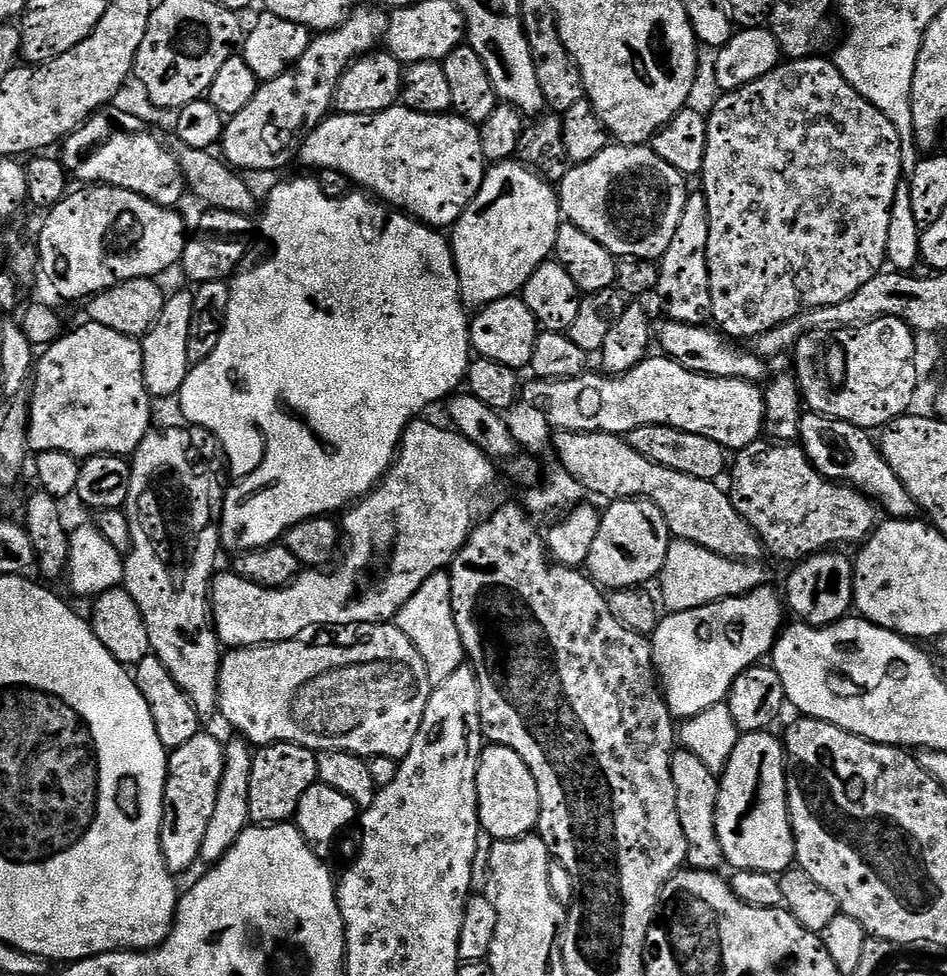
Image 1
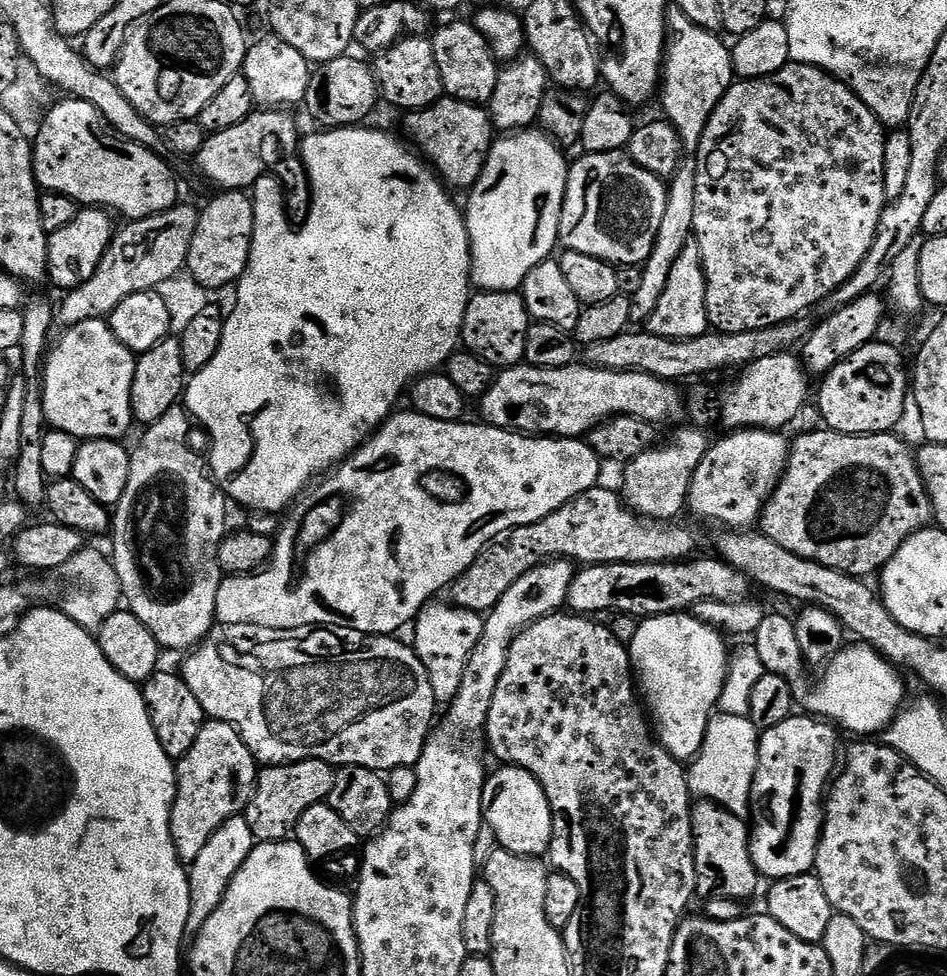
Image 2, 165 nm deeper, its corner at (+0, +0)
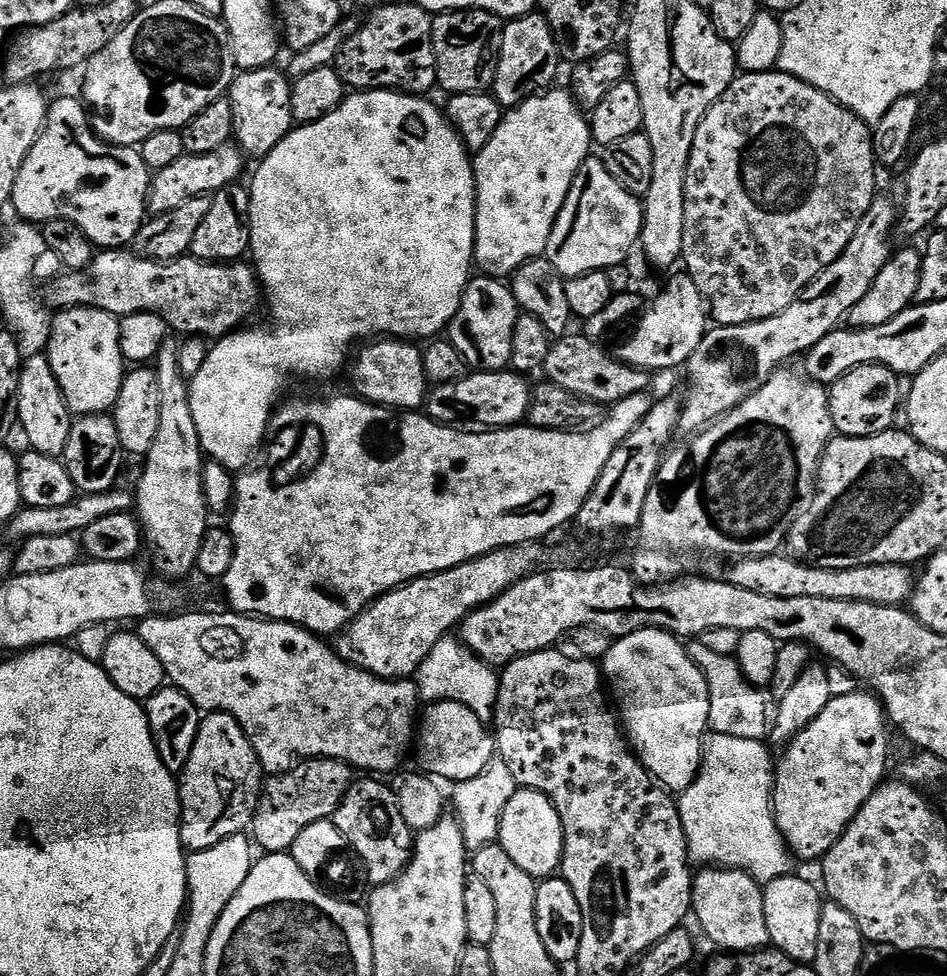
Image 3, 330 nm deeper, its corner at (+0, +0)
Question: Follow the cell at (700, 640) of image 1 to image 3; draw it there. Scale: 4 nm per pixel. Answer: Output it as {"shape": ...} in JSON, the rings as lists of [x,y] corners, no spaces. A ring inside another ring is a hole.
{"shape":[[[647,628],[619,637],[604,656],[602,676],[614,697],[626,739],[645,770],[673,794],[682,793],[695,784],[696,776],[700,773],[702,745],[709,731],[710,694],[702,670],[698,670],[692,661],[692,655],[681,637],[664,632],[661,628]]]}

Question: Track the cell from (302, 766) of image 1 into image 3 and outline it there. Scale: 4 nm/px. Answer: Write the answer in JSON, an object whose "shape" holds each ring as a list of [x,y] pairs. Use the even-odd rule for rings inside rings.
{"shape":[[[323,758],[303,761],[280,776],[268,776],[263,781],[260,801],[256,803],[250,825],[250,836],[255,847],[264,854],[291,853],[294,838],[298,838],[306,826],[331,820],[352,783],[354,769],[351,764]]]}

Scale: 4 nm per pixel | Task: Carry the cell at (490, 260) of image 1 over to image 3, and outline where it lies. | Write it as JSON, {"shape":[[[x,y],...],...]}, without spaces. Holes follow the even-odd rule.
{"shape":[[[548,90],[538,96],[532,96],[526,102],[522,102],[517,108],[507,109],[500,117],[498,130],[494,130],[494,138],[482,146],[480,152],[475,153],[474,167],[476,169],[476,255],[474,264],[483,275],[494,276],[497,278],[511,277],[512,273],[517,272],[523,264],[543,257],[548,250],[548,239],[550,230],[566,202],[566,194],[570,194],[570,186],[578,174],[578,170],[583,166],[585,160],[589,159],[590,150],[593,151],[592,126],[589,117],[583,108],[576,103],[576,97],[571,91],[556,92],[557,90]]]}

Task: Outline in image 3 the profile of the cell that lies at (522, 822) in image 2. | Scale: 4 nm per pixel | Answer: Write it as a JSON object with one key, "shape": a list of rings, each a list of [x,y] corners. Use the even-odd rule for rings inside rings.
{"shape":[[[517,787],[514,798],[510,798],[506,810],[502,812],[498,842],[506,854],[514,858],[514,863],[522,866],[522,870],[526,870],[526,874],[533,876],[536,881],[555,877],[564,861],[564,827],[552,799],[541,792]]]}

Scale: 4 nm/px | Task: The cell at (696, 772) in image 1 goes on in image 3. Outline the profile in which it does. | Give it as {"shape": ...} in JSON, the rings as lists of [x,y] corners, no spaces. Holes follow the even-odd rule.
{"shape":[[[708,866],[695,873],[692,882],[692,911],[710,943],[724,954],[759,952],[769,947],[766,913],[762,910],[764,890],[760,881],[741,868]]]}

